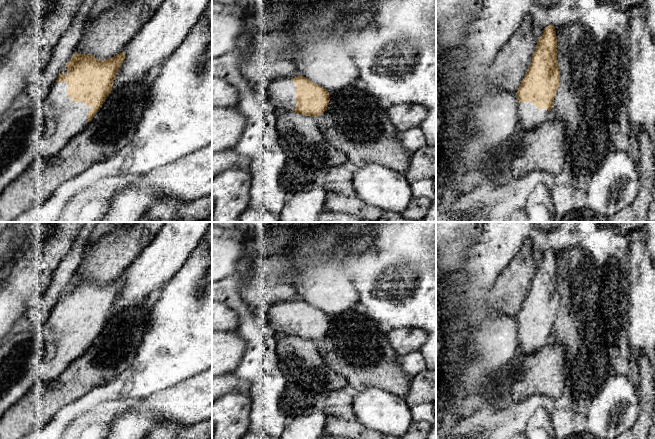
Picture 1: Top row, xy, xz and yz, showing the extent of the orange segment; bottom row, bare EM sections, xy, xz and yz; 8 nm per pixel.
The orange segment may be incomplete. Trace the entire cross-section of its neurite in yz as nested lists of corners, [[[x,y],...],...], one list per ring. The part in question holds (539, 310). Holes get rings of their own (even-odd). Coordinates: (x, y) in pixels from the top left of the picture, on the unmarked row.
[[[548,249],[538,263],[532,286],[516,317],[518,349],[532,354],[552,340],[560,308],[556,254]]]

